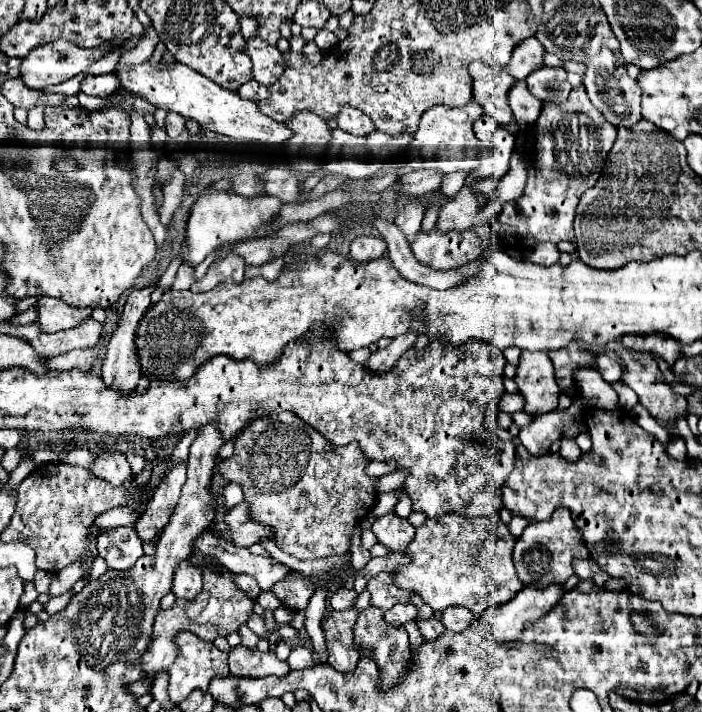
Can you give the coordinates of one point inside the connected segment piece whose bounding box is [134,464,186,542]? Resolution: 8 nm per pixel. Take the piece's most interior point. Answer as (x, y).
(161, 506)

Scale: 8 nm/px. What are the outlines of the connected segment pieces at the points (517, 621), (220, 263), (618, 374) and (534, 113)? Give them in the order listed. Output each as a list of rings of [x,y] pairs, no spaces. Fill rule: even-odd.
[[[526,586],[512,602],[486,610],[478,622],[492,632],[494,642],[518,642],[522,630],[526,630],[528,624],[538,622],[538,618],[546,616],[558,604],[562,594],[564,590],[560,586],[548,586],[544,590]]]
[[[228,254],[226,258],[216,260],[208,268],[206,276],[202,280],[194,282],[190,290],[192,292],[206,292],[206,290],[212,290],[216,284],[220,284],[226,278],[232,278],[234,282],[242,282],[242,278],[244,278],[244,258],[242,256]]]
[[[600,354],[600,356],[596,356],[596,370],[600,372],[600,376],[606,380],[606,382],[618,382],[620,378],[622,378],[622,366],[614,360],[614,358],[610,358],[610,356],[606,356],[606,354]]]
[[[525,80],[514,82],[508,92],[508,102],[520,130],[528,130],[536,124],[542,110],[542,102],[530,94]]]

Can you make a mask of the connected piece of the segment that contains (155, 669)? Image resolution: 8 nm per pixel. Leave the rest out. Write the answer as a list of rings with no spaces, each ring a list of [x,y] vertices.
[[[204,568],[202,578],[204,578],[204,590],[198,594],[198,598],[176,600],[170,610],[158,612],[154,630],[152,630],[152,642],[146,648],[146,652],[142,654],[142,676],[146,680],[154,682],[162,670],[170,668],[170,664],[174,662],[174,654],[176,654],[174,636],[180,630],[188,630],[202,640],[214,642],[218,636],[228,636],[228,634],[236,632],[246,622],[248,614],[252,612],[252,604],[254,604],[252,598],[248,598],[244,592],[240,592],[228,574],[216,574],[208,568]]]

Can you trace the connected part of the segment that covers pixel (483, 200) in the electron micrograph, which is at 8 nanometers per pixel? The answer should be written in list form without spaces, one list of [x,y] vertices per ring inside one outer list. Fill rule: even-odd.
[[[514,152],[512,154],[512,160],[510,160],[510,170],[508,174],[502,178],[502,180],[490,180],[490,178],[482,178],[478,180],[474,186],[464,186],[456,198],[452,198],[446,206],[442,206],[440,210],[440,216],[438,216],[438,224],[442,232],[450,232],[450,230],[468,230],[472,226],[478,226],[478,224],[484,224],[486,220],[498,216],[504,208],[504,204],[520,198],[524,194],[524,188],[526,188],[526,172],[528,172],[528,166],[524,162],[524,158]]]

